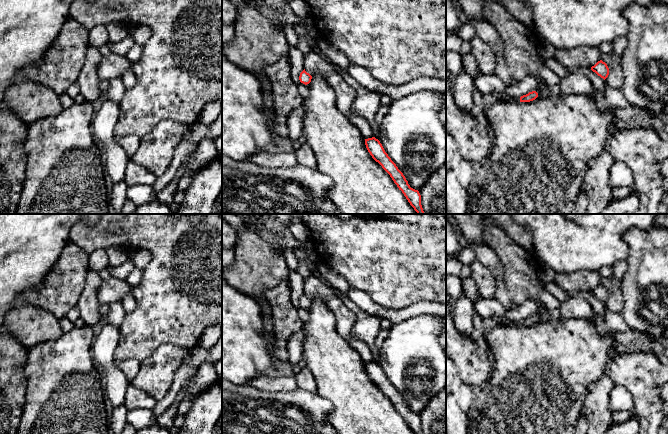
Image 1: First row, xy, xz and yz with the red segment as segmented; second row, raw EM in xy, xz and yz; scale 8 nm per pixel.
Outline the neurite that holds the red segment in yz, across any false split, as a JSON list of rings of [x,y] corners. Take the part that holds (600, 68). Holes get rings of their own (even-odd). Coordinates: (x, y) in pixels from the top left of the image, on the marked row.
[[[602,60],[598,61],[594,66],[591,67],[591,70],[595,72],[598,76],[603,78],[604,80],[609,75],[609,68],[605,62]]]

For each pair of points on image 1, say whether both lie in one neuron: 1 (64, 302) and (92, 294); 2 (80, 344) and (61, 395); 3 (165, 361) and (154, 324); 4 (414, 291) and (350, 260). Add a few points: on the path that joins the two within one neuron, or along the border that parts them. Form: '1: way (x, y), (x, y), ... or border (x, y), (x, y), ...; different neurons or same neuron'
1: border (87, 276), (85, 286), (75, 305); different neurons
2: way (69, 357), (62, 372), (62, 382); same neuron
3: border (184, 347), (161, 344), (143, 360); different neurons
4: way (398, 275), (383, 260), (366, 260); same neuron

